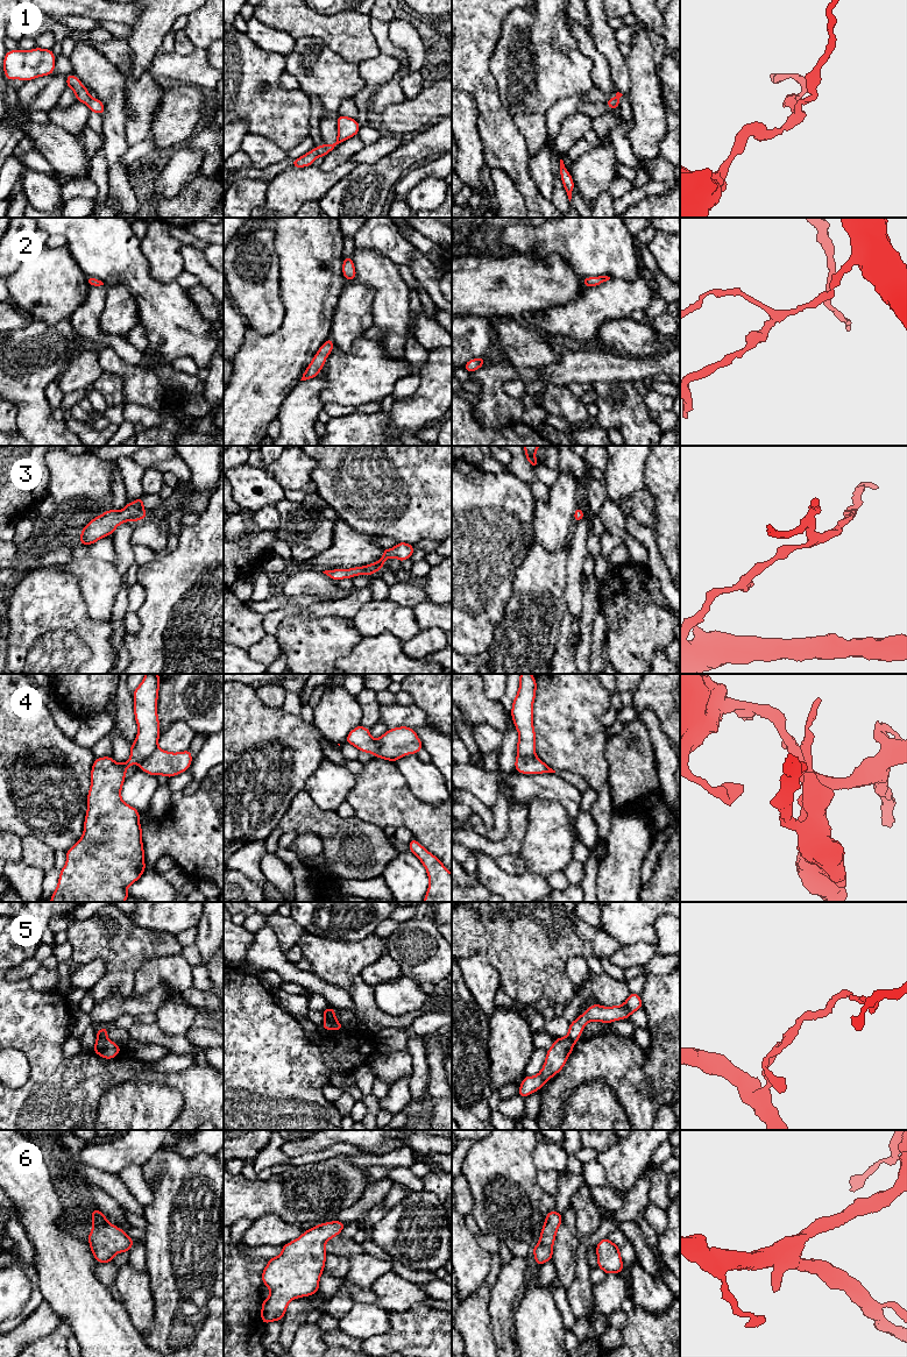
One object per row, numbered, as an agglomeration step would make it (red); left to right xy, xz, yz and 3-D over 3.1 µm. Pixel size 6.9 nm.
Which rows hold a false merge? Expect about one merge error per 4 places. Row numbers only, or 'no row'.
4, 5

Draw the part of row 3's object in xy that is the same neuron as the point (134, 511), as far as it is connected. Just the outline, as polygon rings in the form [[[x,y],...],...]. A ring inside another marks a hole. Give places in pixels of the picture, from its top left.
[[[141,496],[133,503],[126,504],[120,512],[107,510],[101,516],[93,518],[82,530],[79,543],[85,546],[92,545],[104,537],[112,535],[115,528],[123,521],[136,523],[147,517],[148,513],[143,507],[143,498]]]

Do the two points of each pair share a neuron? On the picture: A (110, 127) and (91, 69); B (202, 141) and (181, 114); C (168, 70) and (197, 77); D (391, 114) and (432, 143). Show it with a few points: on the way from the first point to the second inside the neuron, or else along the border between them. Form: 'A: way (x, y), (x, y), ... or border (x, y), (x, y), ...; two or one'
A: way (111, 113), (105, 83); one
B: border (193, 134), (186, 142); two
C: way (175, 70), (190, 70); one
D: border (426, 126), (413, 134); two

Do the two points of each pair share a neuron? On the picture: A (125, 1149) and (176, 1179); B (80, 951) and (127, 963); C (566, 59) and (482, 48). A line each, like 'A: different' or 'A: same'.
A: different
B: same
C: different

